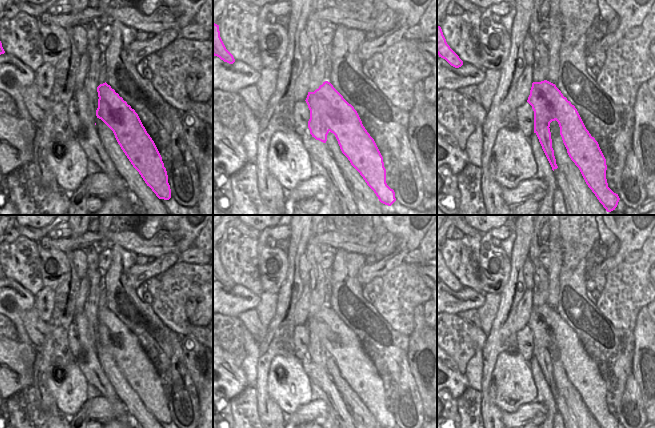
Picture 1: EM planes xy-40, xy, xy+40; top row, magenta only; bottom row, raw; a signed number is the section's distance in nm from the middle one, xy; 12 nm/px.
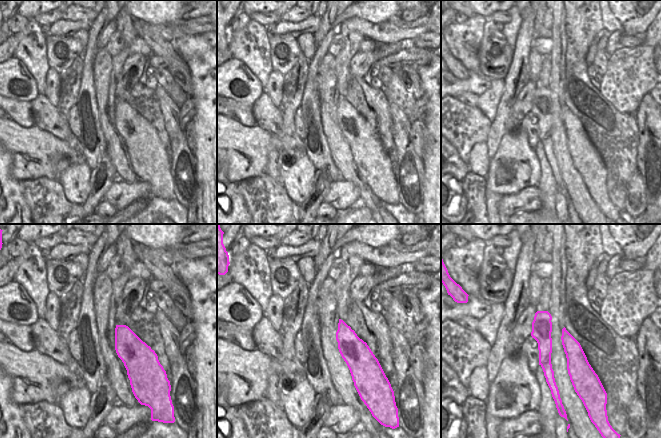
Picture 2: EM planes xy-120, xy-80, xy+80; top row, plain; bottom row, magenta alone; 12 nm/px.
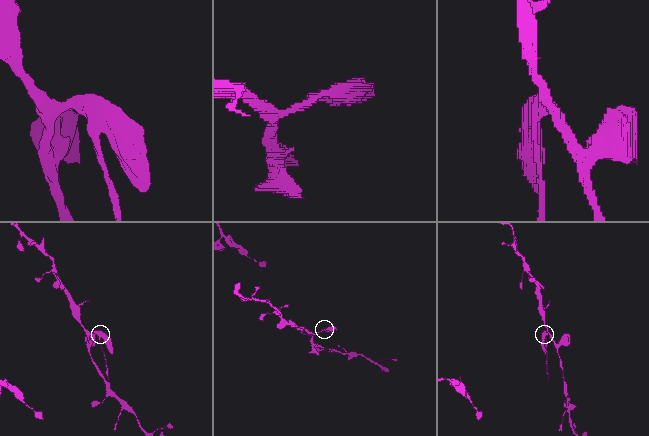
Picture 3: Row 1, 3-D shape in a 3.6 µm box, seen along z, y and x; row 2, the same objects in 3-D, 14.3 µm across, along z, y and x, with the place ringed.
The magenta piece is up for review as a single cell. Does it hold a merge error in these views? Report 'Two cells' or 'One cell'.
Two cells

